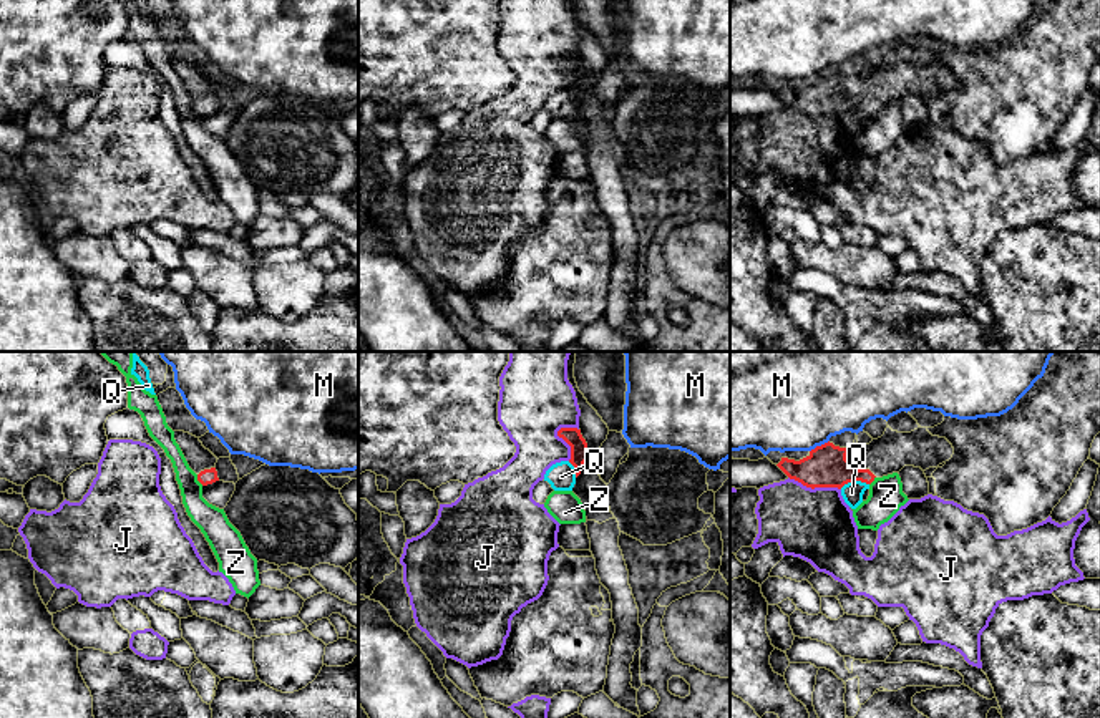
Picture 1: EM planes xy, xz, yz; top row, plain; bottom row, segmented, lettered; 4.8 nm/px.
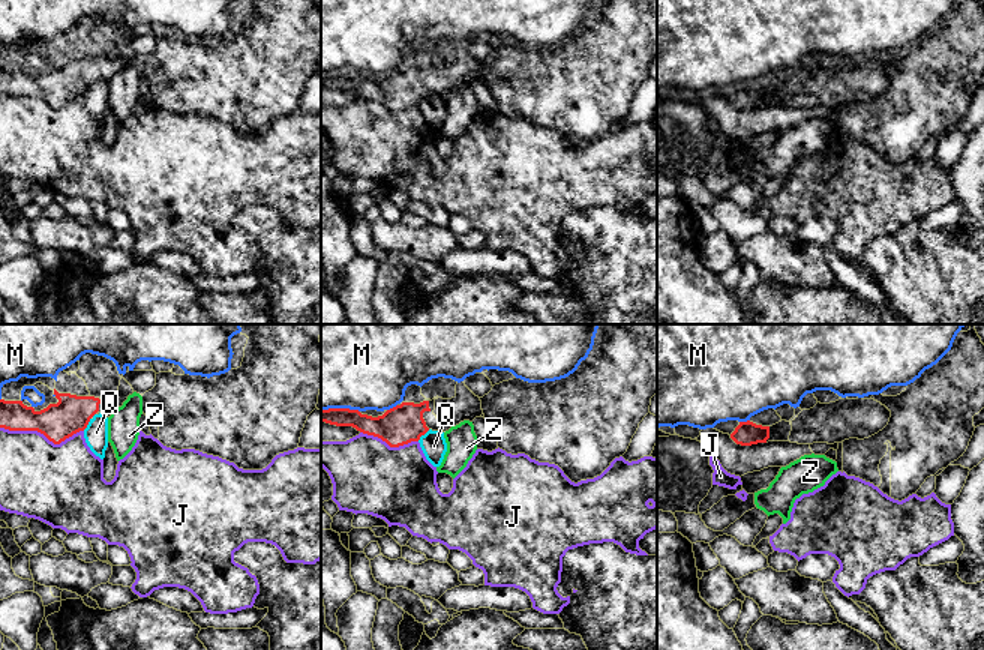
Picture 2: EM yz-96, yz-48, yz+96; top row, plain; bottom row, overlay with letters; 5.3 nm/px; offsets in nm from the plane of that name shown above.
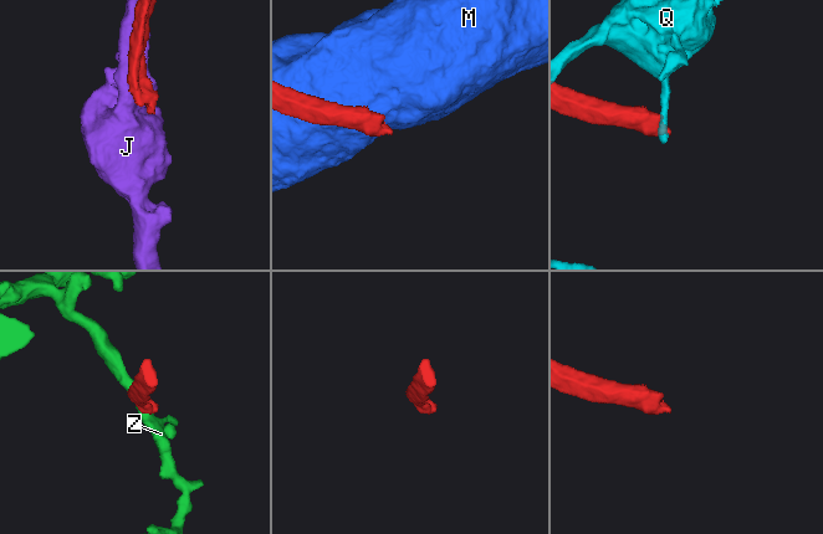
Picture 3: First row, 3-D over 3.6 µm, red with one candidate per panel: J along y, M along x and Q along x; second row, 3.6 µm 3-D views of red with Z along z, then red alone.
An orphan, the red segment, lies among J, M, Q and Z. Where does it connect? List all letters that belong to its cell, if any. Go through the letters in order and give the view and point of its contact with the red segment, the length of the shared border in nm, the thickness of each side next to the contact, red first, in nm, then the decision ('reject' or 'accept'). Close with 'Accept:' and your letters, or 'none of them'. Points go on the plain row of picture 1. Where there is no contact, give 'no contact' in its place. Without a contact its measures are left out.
J: yz (815, 115) | 260 nm | 200/360 nm | reject
M: yz (818, 75) | 110 nm | 200/380 nm | reject
Q: yz (853, 108) | 150 nm | 200/100 nm | reject
Z: xy (198, 108) | 70 nm | 80/140 nm | reject
Accept: none of them

